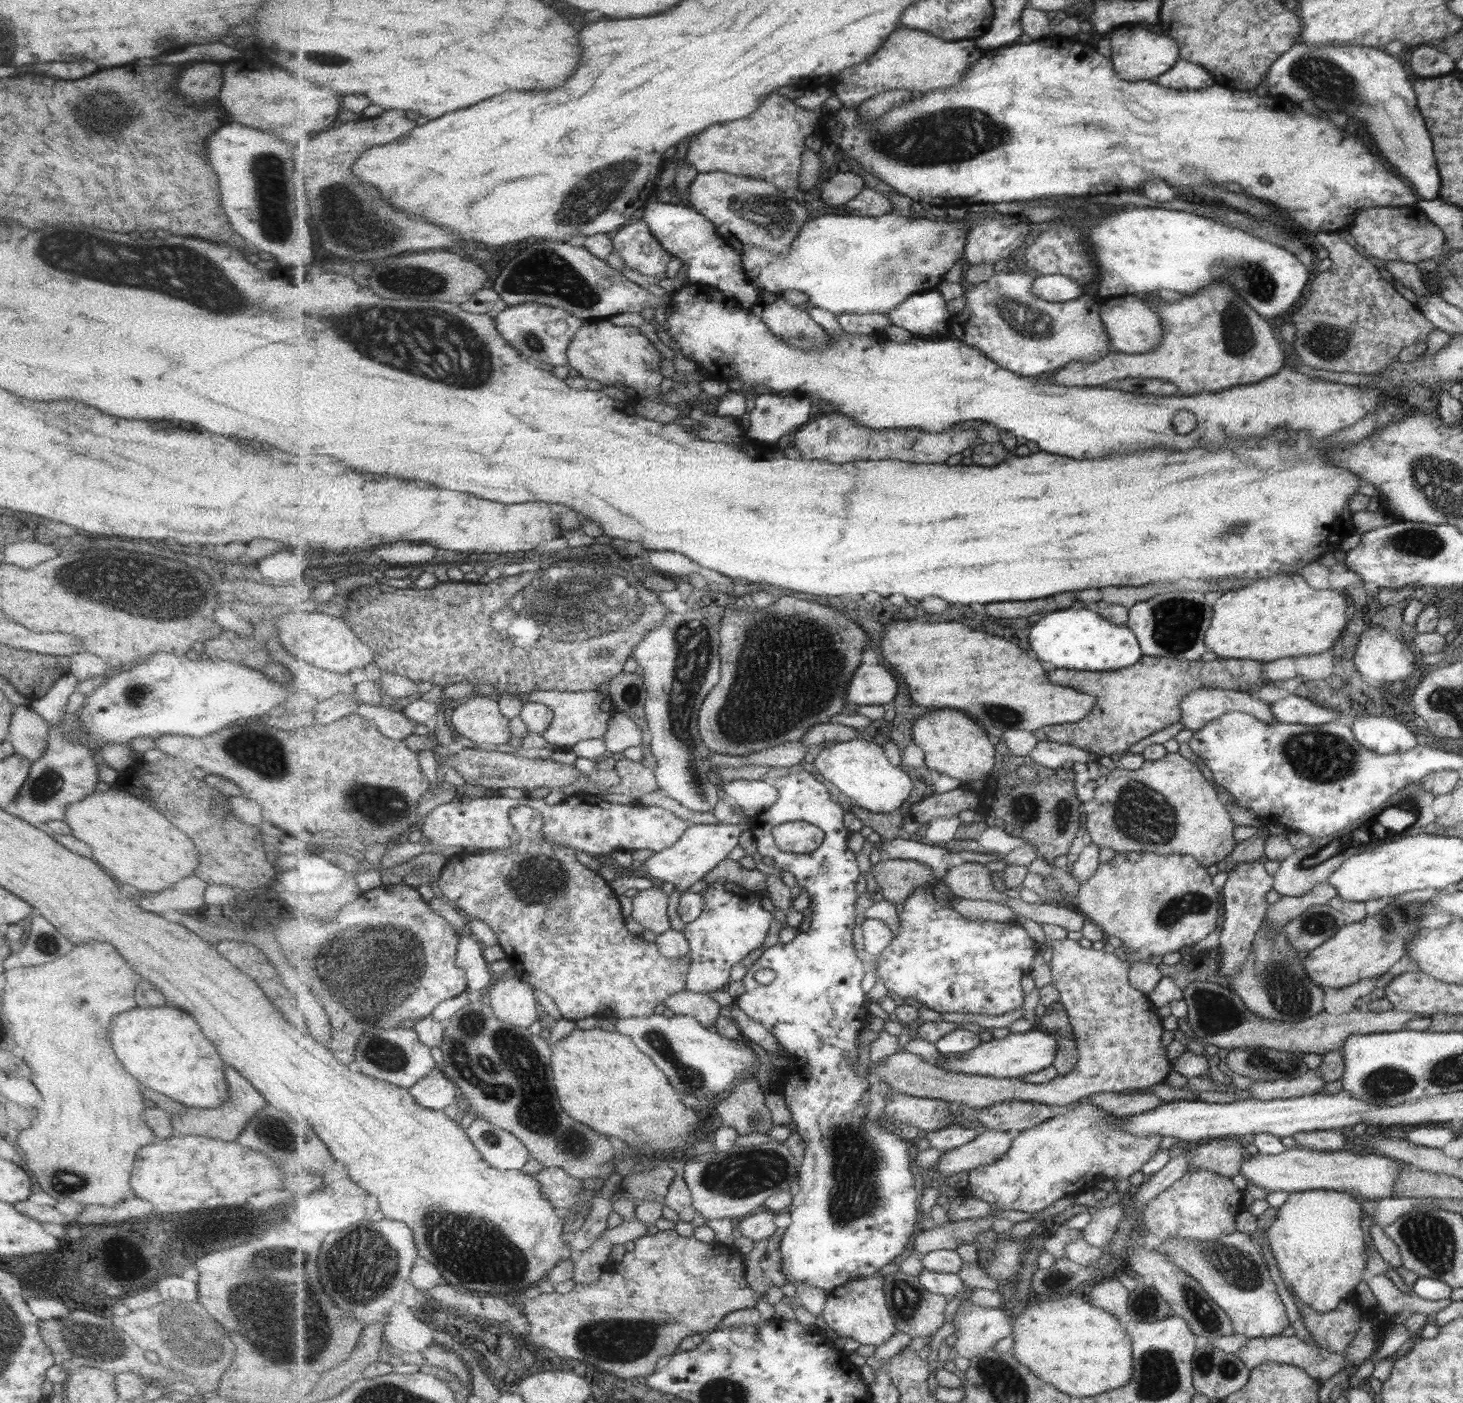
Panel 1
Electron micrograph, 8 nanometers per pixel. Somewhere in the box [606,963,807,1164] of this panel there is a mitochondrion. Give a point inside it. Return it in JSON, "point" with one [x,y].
{"point":[656,1039]}

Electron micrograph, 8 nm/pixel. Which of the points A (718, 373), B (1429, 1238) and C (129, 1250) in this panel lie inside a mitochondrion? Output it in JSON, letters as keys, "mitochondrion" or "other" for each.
{"A":"other","B":"mitochondrion","C":"other"}

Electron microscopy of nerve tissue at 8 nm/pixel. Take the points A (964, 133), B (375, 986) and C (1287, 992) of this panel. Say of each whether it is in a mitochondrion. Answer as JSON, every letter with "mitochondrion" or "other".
{"A":"mitochondrion","B":"mitochondrion","C":"mitochondrion"}

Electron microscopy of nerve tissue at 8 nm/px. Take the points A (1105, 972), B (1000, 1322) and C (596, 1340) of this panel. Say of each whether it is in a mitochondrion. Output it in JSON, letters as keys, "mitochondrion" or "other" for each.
{"A":"other","B":"other","C":"mitochondrion"}

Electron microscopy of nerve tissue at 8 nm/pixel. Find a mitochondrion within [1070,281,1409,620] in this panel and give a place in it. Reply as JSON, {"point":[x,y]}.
{"point":[1326,341]}

